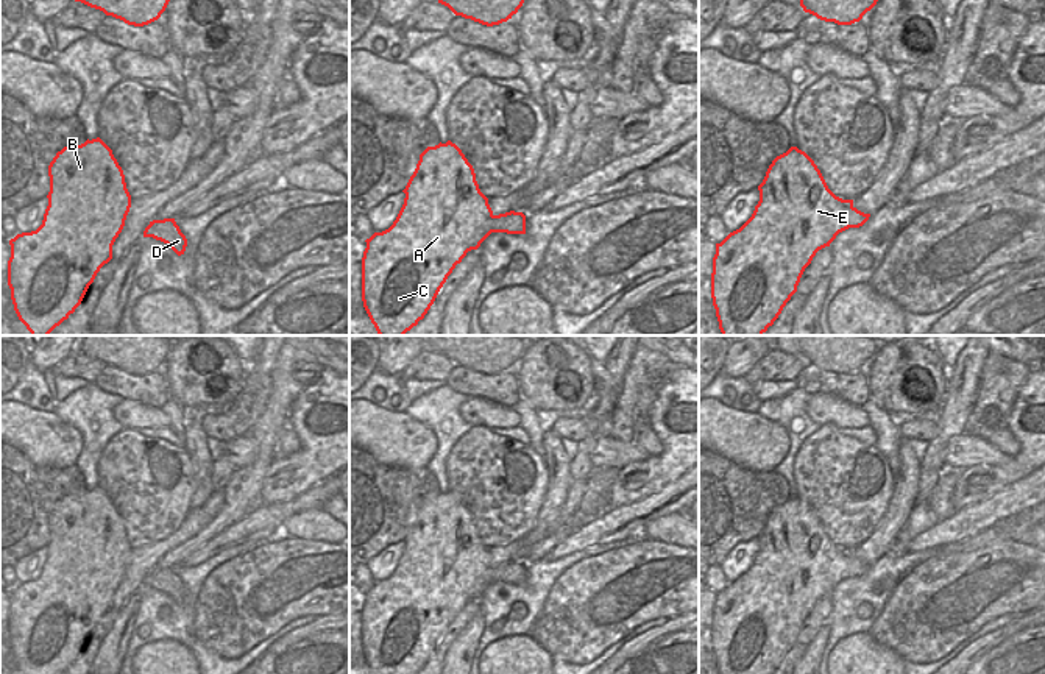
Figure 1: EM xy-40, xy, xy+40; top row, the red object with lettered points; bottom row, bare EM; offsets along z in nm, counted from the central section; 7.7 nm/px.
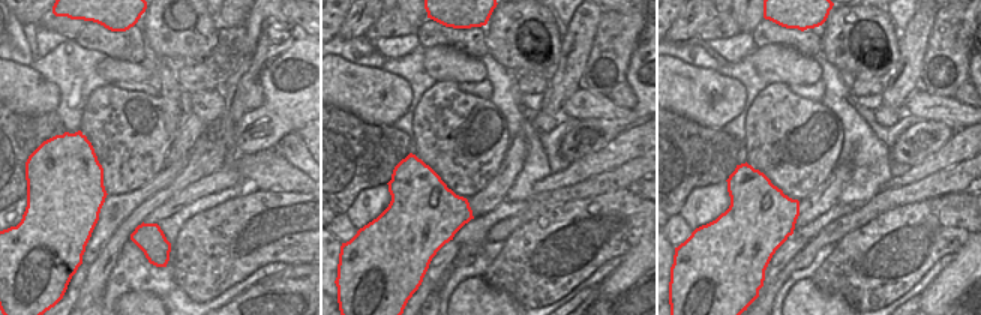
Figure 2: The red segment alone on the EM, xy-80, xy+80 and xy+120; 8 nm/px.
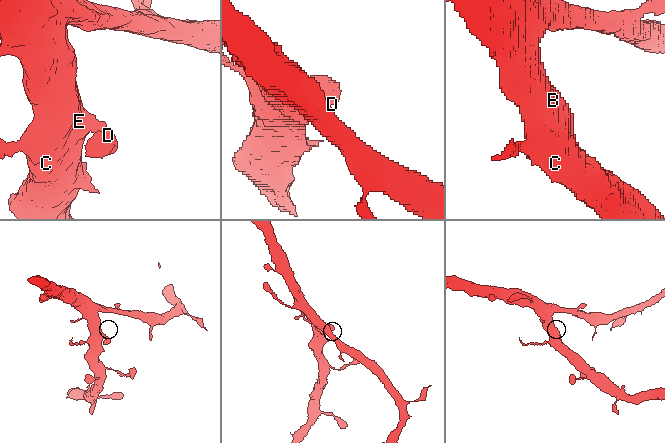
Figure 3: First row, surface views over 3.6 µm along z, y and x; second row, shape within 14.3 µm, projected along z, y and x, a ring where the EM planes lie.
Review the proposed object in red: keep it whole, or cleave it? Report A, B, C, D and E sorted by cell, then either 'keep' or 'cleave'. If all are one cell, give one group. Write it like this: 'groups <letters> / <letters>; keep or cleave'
groups A B C D E; keep

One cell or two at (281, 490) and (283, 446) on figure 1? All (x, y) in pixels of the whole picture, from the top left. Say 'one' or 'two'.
two

